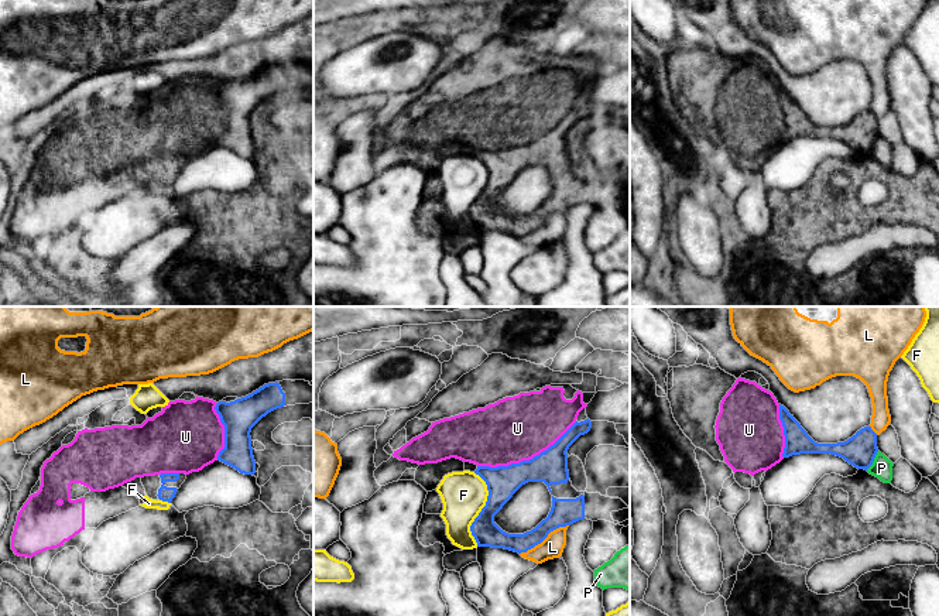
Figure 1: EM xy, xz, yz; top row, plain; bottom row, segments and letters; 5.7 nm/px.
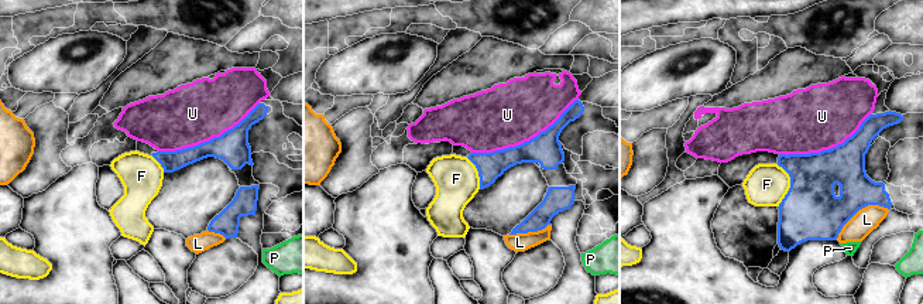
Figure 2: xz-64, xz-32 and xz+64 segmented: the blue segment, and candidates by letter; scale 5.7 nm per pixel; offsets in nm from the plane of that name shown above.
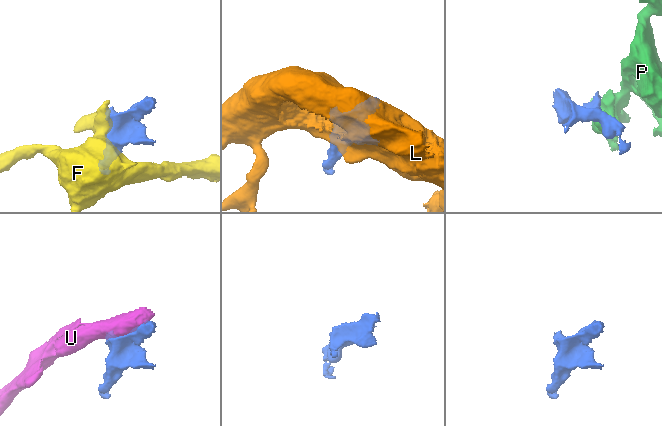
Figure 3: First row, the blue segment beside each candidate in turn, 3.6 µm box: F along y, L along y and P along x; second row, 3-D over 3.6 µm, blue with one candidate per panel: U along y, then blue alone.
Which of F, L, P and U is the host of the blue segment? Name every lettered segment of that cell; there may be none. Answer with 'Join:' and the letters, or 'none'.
Join: U

